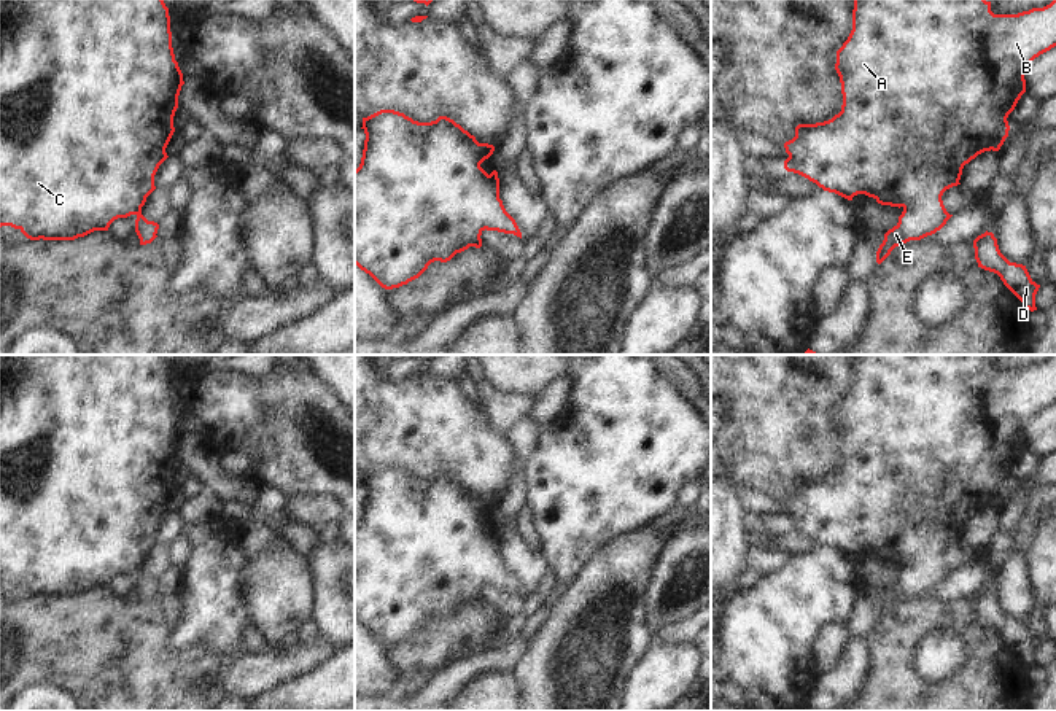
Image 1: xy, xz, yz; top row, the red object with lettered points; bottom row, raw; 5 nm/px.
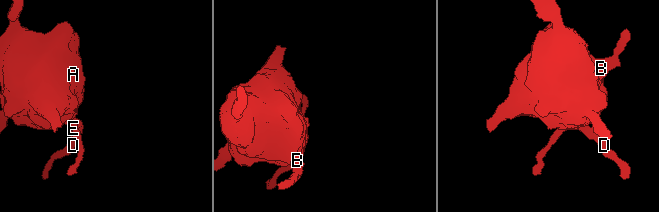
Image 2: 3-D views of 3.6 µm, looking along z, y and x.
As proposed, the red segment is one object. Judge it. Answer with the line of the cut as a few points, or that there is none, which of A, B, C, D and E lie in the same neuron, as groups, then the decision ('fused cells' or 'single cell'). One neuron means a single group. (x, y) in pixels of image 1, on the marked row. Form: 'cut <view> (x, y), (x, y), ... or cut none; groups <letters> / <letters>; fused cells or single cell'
cut none; groups A B C D E; single cell

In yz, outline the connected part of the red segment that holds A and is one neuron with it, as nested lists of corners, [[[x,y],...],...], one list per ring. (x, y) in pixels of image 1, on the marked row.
[[[854,0],[852,30],[843,46],[837,51],[835,70],[840,76],[843,105],[832,119],[816,124],[798,124],[795,137],[784,143],[789,157],[784,161],[787,172],[798,173],[819,188],[835,192],[848,200],[857,194],[873,197],[881,205],[902,207],[899,223],[884,234],[876,251],[876,262],[881,264],[895,247],[910,240],[921,240],[940,231],[953,216],[946,212],[941,196],[946,189],[961,185],[965,164],[984,151],[999,151],[1008,137],[1008,115],[1026,92],[1024,73],[1027,65],[1040,54],[1056,46],[1056,0],[1043,8],[1032,8],[1018,14],[994,14],[991,2],[986,0]]]

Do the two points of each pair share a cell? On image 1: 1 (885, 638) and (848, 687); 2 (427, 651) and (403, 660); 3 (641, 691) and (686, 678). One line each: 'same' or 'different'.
1: different
2: same
3: same

